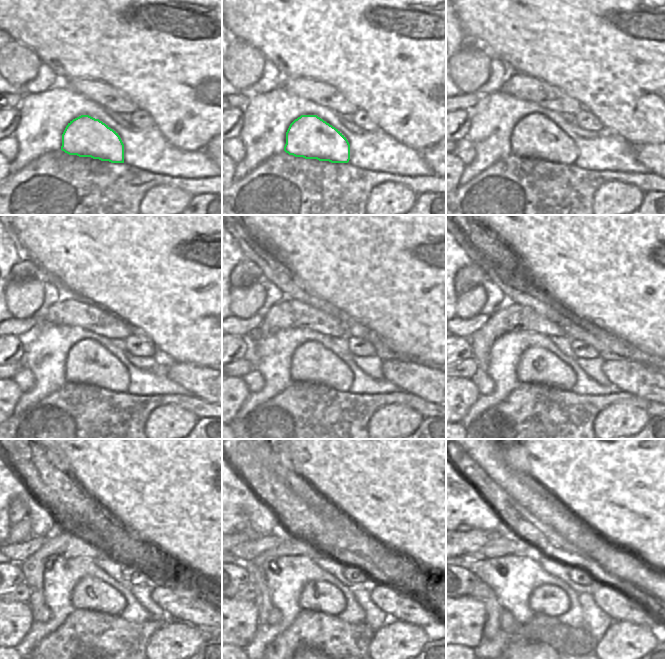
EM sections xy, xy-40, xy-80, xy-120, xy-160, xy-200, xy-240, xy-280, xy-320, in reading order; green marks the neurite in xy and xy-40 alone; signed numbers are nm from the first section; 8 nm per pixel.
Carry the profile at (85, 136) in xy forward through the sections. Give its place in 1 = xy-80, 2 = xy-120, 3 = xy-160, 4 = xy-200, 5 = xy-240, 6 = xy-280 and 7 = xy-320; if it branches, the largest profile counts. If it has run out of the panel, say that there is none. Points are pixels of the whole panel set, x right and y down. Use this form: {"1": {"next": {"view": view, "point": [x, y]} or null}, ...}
{"1": {"next": {"view": "xy-80", "point": [534, 137]}}, "2": {"next": {"view": "xy-120", "point": [88, 362]}}, "3": {"next": {"view": "xy-160", "point": [311, 362]}}, "4": {"next": {"view": "xy-200", "point": [536, 365]}}, "5": {"next": {"view": "xy-240", "point": [90, 593]}}, "6": {"next": {"view": "xy-280", "point": [320, 596]}}, "7": {"next": {"view": "xy-320", "point": [551, 601]}}}

